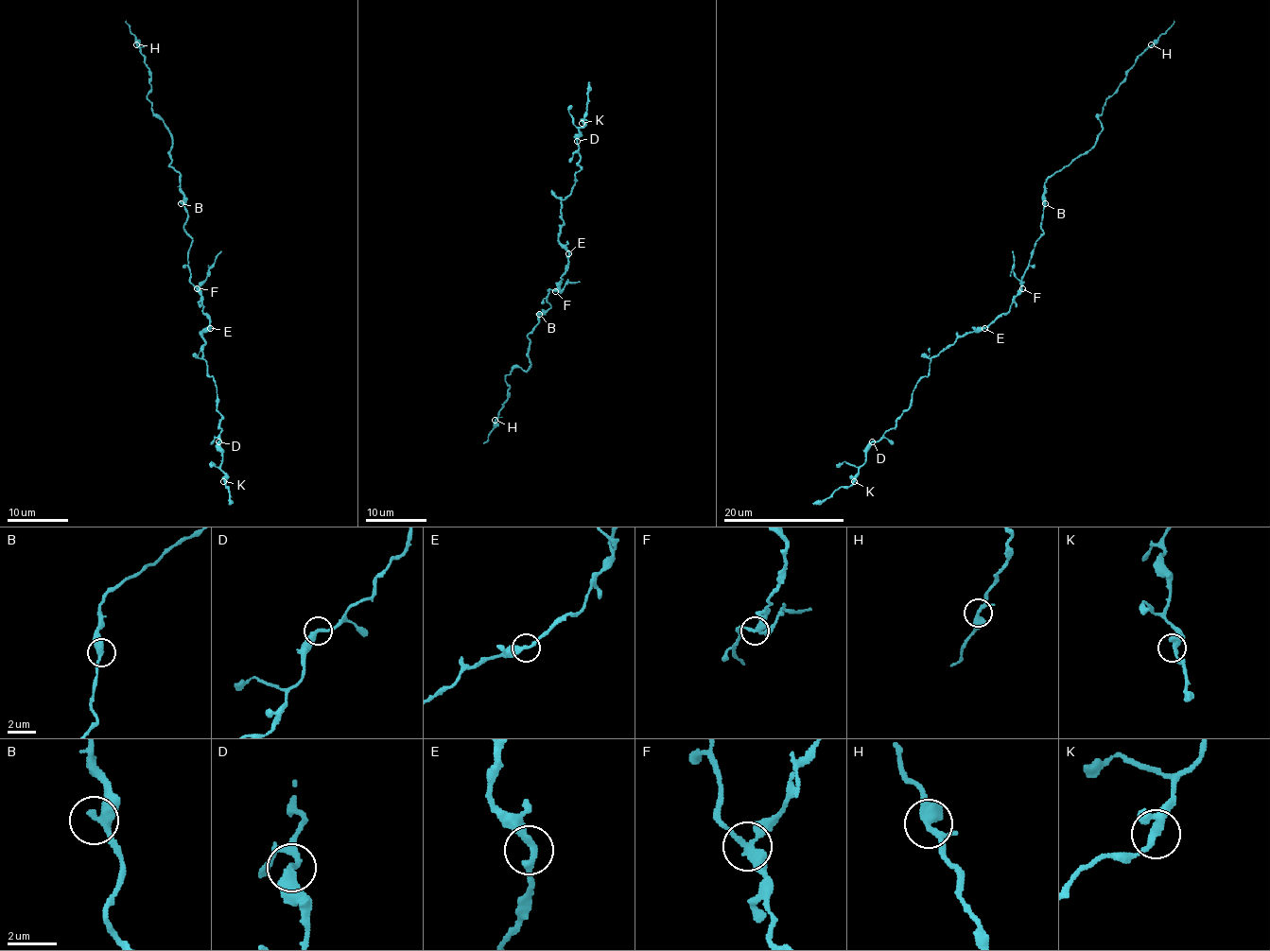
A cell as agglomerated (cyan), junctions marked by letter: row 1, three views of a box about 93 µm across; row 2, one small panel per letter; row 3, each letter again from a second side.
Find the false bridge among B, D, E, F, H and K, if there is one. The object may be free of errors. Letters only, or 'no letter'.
F

